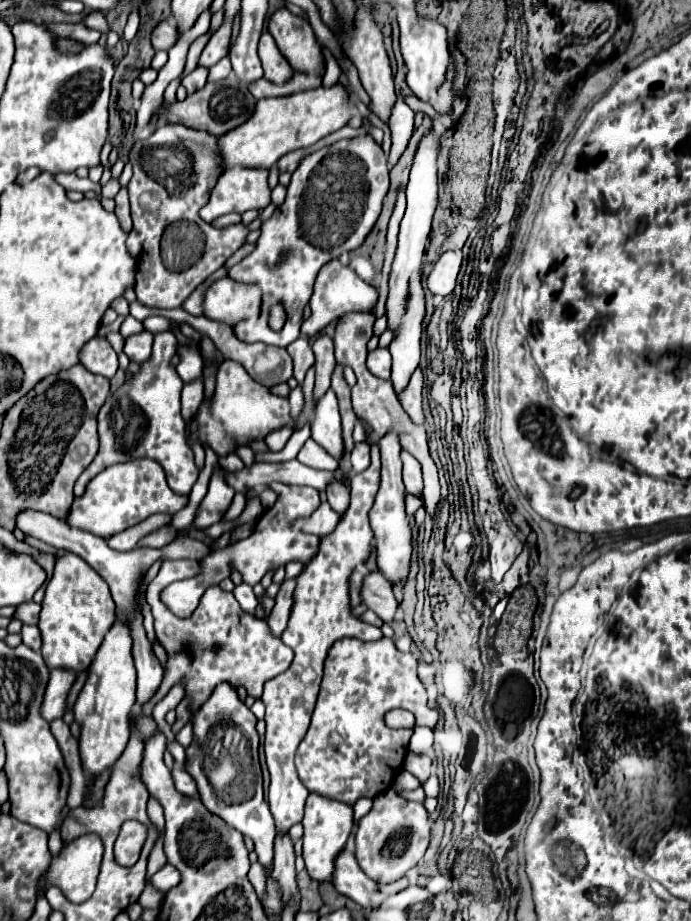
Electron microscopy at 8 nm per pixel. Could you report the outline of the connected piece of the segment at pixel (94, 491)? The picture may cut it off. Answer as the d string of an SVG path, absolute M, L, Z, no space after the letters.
M141 458L107 467L95 479L91 479L85 495L73 501L67 523L107 539L119 531L125 531L131 525L141 523L149 515L177 513L187 503L189 503L189 497L177 495L169 489L163 467L157 461Z

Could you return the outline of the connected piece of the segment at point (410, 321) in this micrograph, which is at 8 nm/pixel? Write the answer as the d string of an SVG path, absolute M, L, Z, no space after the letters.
M421 269L417 277L411 281L409 291L409 313L399 327L397 337L391 341L389 351L393 355L393 373L391 381L395 391L403 391L409 383L409 377L419 365L419 341L421 341L421 321L425 317L425 297L421 287Z

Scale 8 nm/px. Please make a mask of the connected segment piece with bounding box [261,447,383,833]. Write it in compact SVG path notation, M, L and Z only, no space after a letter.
M371 447L369 469L353 475L351 479L351 505L345 511L345 517L331 535L321 539L319 553L297 579L295 605L291 611L289 625L281 635L281 641L293 649L295 659L285 673L265 683L265 691L261 695L261 701L267 707L267 733L263 745L267 755L267 767L271 773L269 807L277 825L277 833L289 831L291 825L301 823L303 819L303 807L309 791L299 781L293 759L311 723L311 713L317 701L327 651L335 641L343 637L369 637L369 641L377 641L383 637L381 629L363 623L359 617L353 617L349 607L349 575L357 563L365 563L365 559L371 553L371 547L375 545L373 531L369 527L369 509L373 507L373 499L379 491L379 473L379 447Z

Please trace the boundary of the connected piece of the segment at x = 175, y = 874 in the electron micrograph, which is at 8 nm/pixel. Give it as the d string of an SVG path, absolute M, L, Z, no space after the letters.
M165 863L165 865L149 879L149 883L151 883L157 891L161 891L161 893L169 891L169 889L175 887L179 881L181 881L181 875L179 875L179 871L177 871L171 863Z

